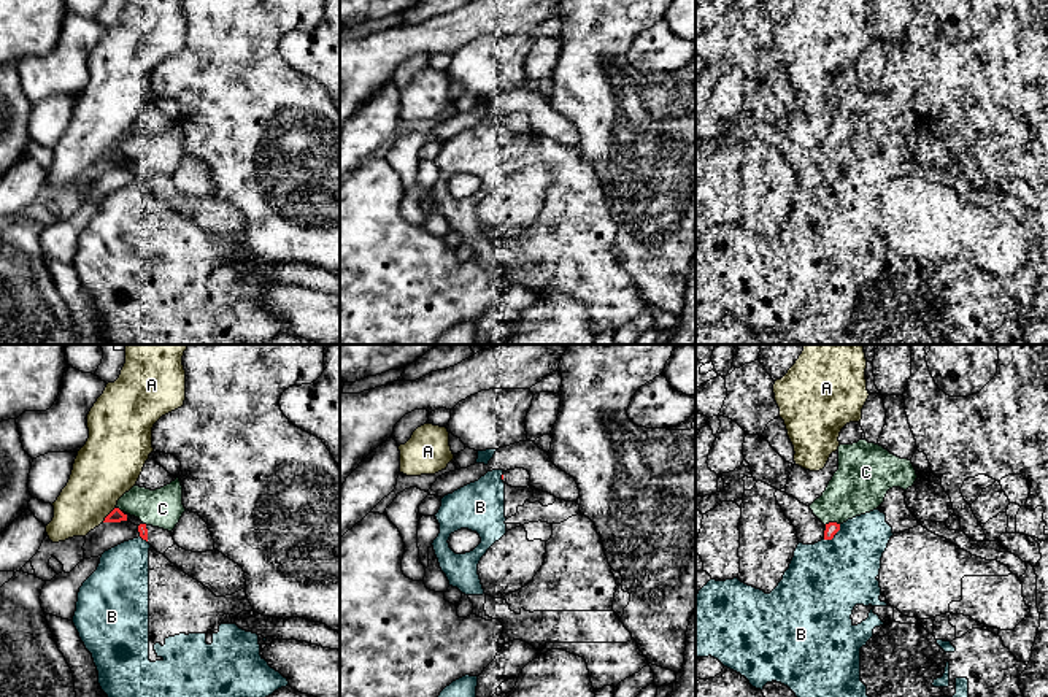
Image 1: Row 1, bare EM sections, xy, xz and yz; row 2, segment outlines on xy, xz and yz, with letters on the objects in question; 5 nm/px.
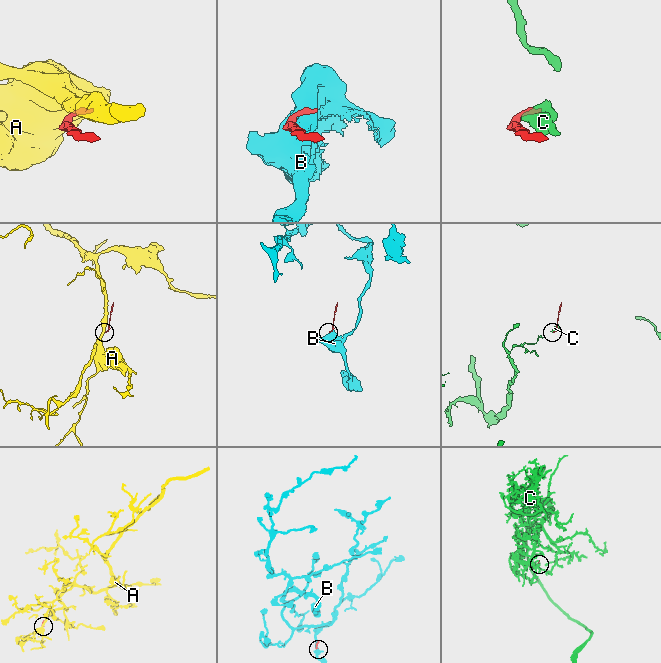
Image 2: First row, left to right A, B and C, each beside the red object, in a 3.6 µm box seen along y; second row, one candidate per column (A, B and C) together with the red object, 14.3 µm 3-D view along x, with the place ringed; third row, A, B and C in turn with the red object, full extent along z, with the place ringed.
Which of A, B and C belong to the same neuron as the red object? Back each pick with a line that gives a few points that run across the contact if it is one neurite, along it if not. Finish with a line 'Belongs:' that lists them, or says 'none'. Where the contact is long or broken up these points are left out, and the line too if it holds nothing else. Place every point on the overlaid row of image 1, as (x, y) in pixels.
Belongs: none

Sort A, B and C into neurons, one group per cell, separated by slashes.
A / B / C

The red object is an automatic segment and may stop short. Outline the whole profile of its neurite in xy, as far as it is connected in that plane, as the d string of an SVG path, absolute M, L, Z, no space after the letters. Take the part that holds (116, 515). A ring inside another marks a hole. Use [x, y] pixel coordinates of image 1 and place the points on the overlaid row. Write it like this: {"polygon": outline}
{"polygon": "M114 508L103 522L121 522L127 519L138 527L140 537L157 553L164 554L186 575L208 587L216 597L232 595L246 587L243 568L218 549L206 553L186 551L175 543L171 532L146 526L138 518L119 508Z"}

